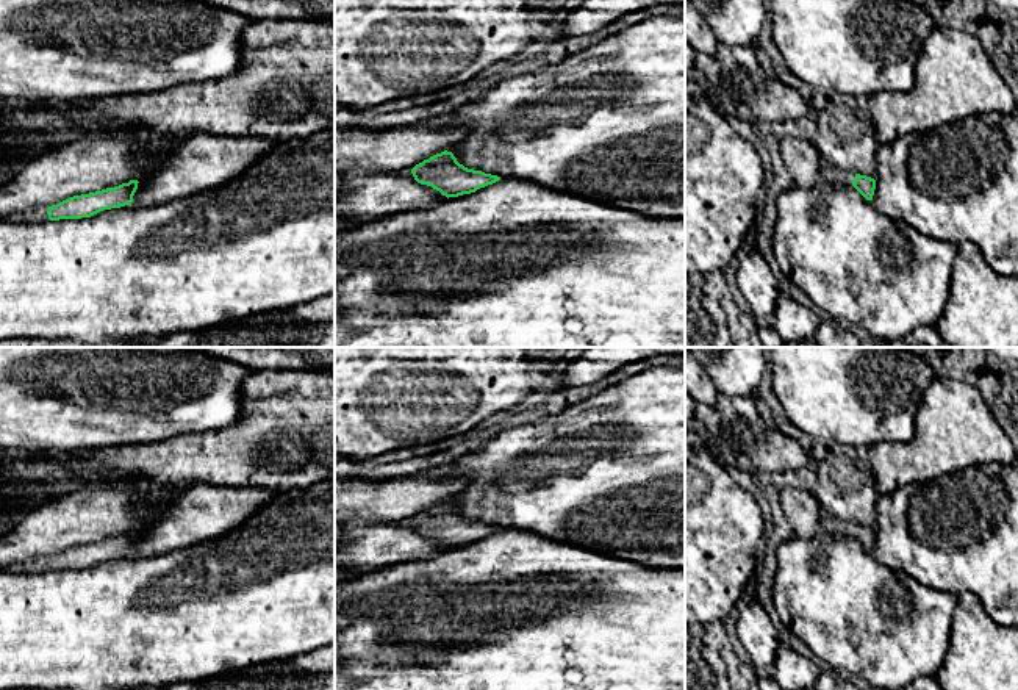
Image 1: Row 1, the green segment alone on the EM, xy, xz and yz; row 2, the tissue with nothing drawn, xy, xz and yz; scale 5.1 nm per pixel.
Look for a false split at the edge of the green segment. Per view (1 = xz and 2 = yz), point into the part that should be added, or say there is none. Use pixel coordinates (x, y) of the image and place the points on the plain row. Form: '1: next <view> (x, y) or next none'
1: next none
2: next yz (829, 523)

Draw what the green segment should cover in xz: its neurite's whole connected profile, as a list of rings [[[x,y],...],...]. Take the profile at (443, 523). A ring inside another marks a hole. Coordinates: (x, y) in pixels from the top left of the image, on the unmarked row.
[[[447,501],[416,515],[411,524],[418,534],[432,537],[447,549],[475,543],[500,530],[497,526],[464,518]]]

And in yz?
[[[823,510],[819,529],[829,534],[854,537],[866,551],[873,551],[876,530],[871,527],[855,524],[854,521],[840,519],[835,515]]]

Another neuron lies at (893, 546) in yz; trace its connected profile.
[[[1018,460],[1012,465],[999,463],[984,463],[957,471],[943,477],[938,477],[926,483],[912,483],[901,487],[893,493],[879,494],[876,499],[876,540],[873,546],[874,557],[894,573],[905,571],[915,577],[919,584],[924,584],[929,588],[952,593],[959,596],[960,593],[971,591],[974,593],[987,615],[999,626],[1018,627]]]

